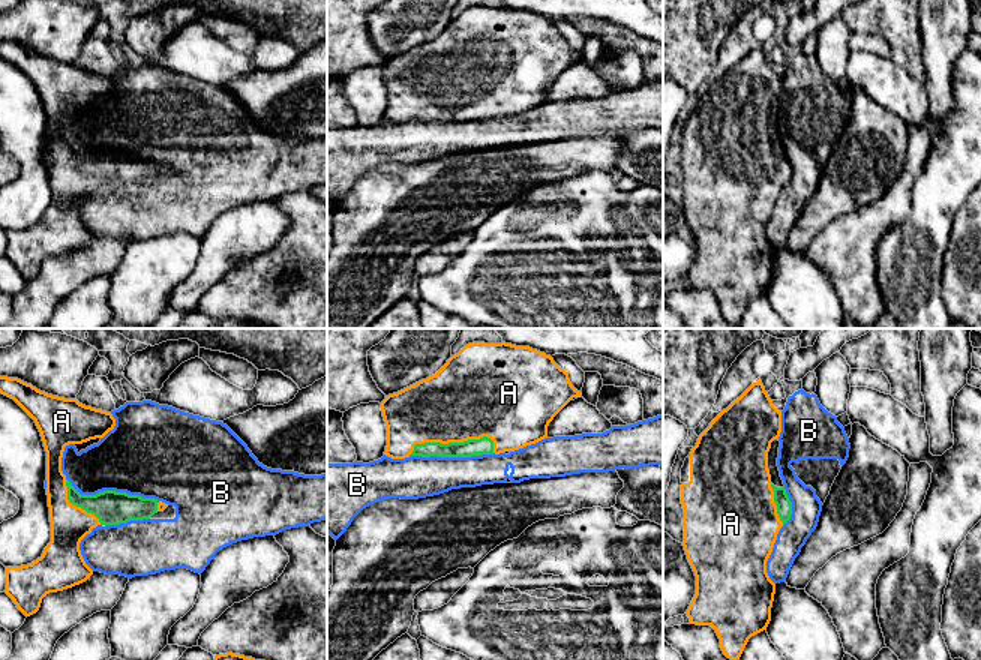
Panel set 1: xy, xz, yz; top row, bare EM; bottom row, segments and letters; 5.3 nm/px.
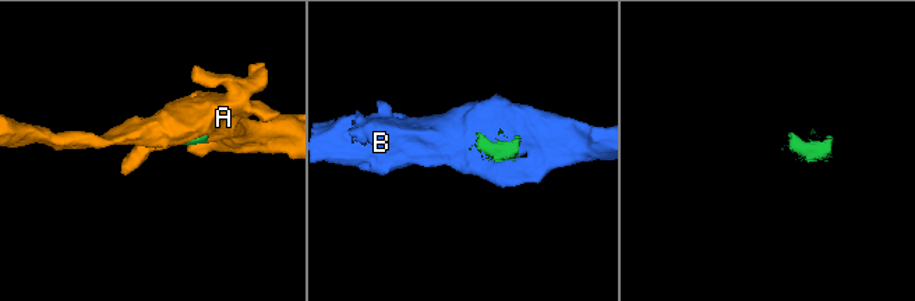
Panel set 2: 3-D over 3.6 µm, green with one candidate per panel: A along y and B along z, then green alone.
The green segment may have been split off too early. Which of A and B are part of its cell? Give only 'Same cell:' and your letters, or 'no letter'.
Same cell: A

